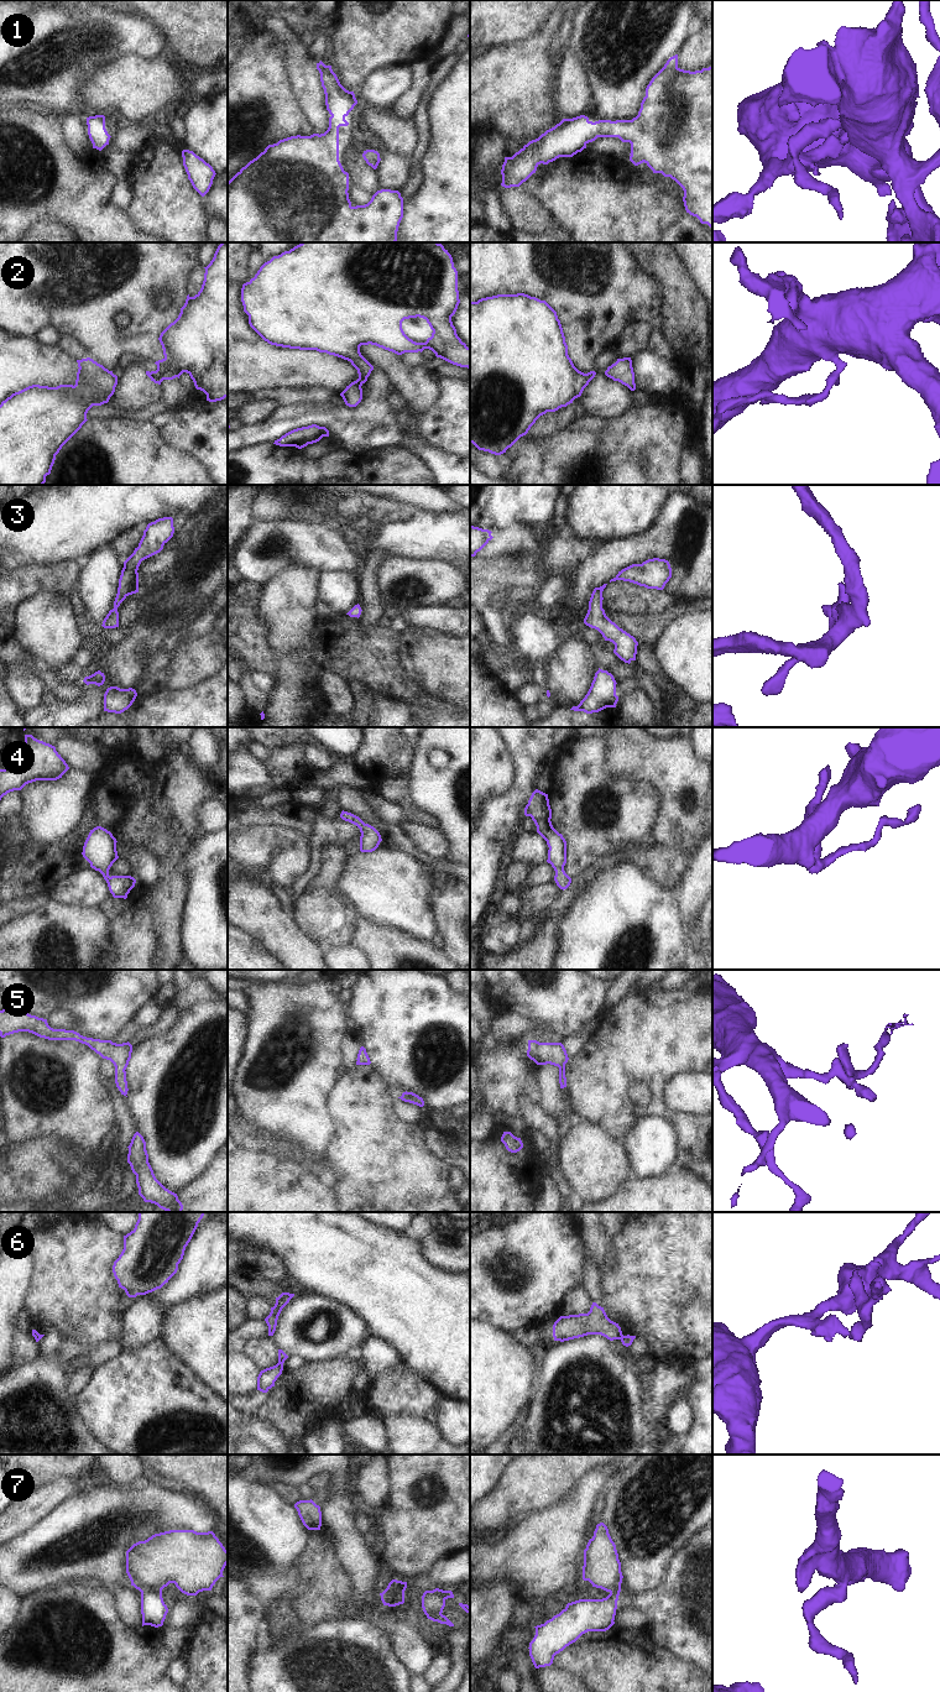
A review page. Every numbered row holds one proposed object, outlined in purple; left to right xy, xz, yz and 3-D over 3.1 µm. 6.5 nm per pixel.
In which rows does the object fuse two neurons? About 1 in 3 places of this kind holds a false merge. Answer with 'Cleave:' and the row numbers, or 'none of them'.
Cleave: 6, 7.

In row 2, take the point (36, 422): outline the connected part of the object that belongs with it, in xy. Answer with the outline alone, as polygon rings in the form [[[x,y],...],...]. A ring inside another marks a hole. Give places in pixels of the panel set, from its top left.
[[[90,357],[77,360],[75,385],[57,387],[32,385],[12,393],[0,404],[0,485],[43,485],[51,474],[56,455],[62,446],[88,421],[87,413],[93,406],[108,403],[115,392],[118,376]]]

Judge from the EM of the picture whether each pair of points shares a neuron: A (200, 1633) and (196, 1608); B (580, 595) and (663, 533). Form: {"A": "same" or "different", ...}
{"A": "different", "B": "same"}

